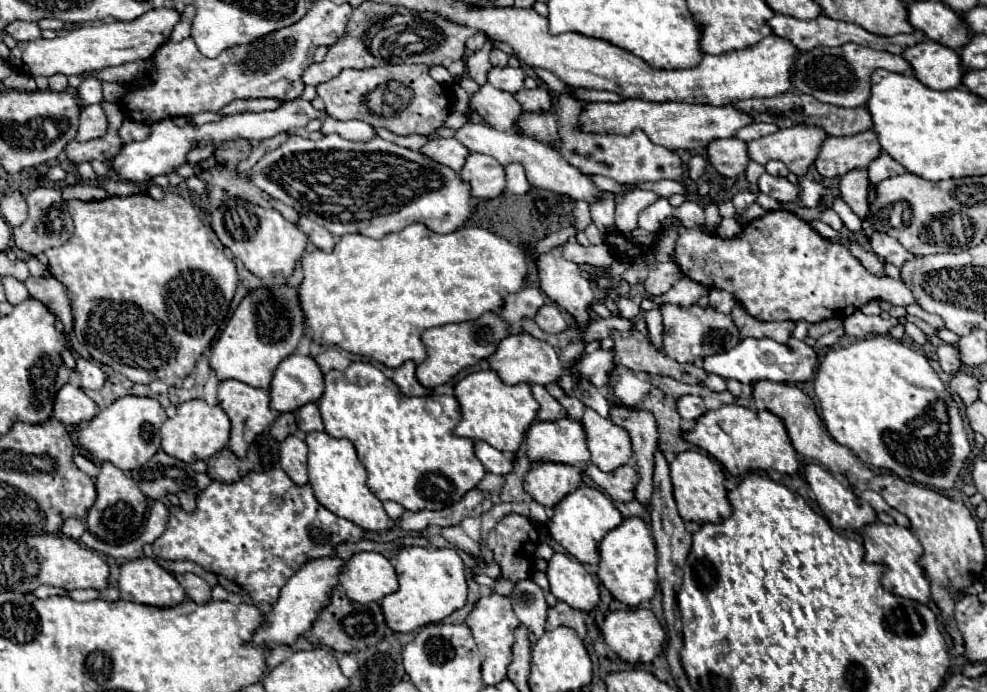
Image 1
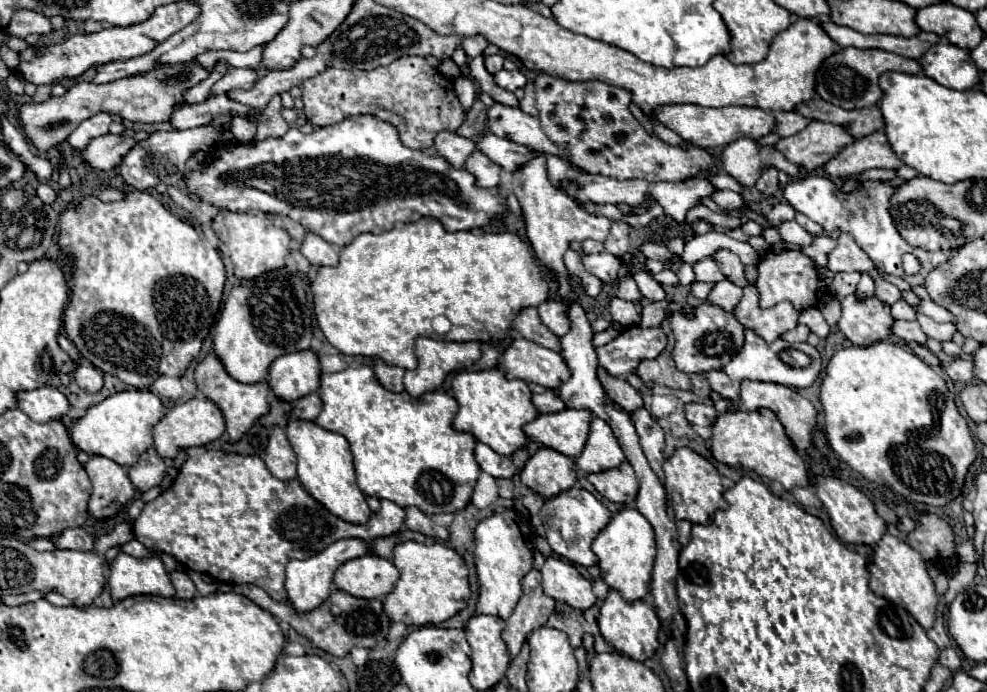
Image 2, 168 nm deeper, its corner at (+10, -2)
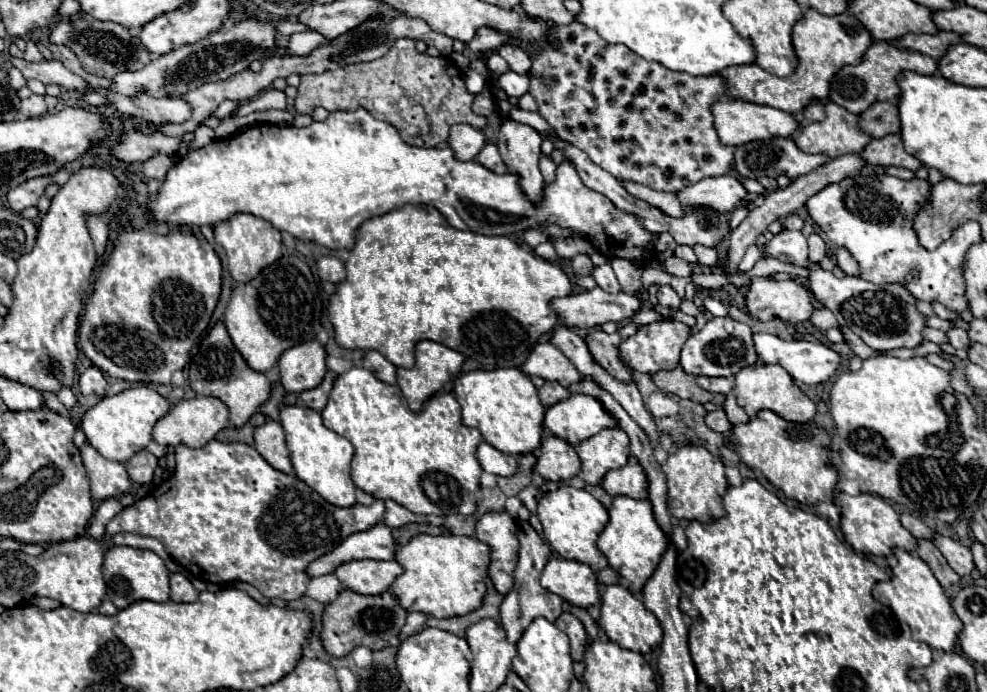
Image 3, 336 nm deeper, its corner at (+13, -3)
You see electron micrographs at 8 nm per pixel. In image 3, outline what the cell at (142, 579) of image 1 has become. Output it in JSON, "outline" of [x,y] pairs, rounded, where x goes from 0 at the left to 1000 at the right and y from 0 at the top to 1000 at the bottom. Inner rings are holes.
{"outline":[[[113,790],[105,802],[105,822],[103,822],[105,840],[109,845],[109,860],[113,871],[120,880],[128,880],[130,874],[138,868],[158,868],[166,871],[172,863],[172,845],[170,845],[170,822],[166,811],[150,793],[136,793],[136,790]]]}

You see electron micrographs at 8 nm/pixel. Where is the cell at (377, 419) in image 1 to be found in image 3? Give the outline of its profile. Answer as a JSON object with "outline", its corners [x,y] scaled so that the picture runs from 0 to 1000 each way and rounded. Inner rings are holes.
{"outline":[[[359,530],[338,551],[326,605],[332,620],[351,632],[361,649],[355,672],[359,701],[381,721],[397,721],[424,744],[478,744],[482,738],[482,712],[486,707],[488,686],[488,675],[482,663],[482,646],[488,637],[486,623],[468,614],[466,585],[458,568],[444,568],[436,574],[426,597],[413,594],[409,577],[401,568],[407,568],[403,556],[387,553],[369,530]]]}

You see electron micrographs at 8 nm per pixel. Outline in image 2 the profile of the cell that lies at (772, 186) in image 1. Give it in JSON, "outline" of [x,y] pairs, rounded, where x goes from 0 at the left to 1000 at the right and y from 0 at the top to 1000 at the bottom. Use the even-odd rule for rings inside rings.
{"outline":[[[820,254],[820,257],[814,257],[814,260],[805,260],[805,263],[799,263],[793,269],[793,286],[812,309],[816,309],[818,315],[822,315],[824,321],[832,324],[836,329],[836,335],[844,335],[846,329],[854,332],[854,335],[860,335],[864,338],[866,350],[874,358],[874,364],[887,379],[889,387],[901,393],[901,396],[907,396],[907,399],[913,399],[917,402],[917,393],[915,393],[915,370],[917,367],[925,367],[929,370],[929,376],[933,379],[933,390],[925,399],[919,396],[919,408],[921,410],[935,410],[935,402],[937,396],[945,387],[945,384],[951,384],[953,379],[961,376],[970,361],[951,361],[951,364],[937,364],[933,358],[925,358],[921,355],[911,338],[909,338],[909,329],[905,327],[905,318],[903,318],[903,309],[899,303],[899,289],[901,289],[901,280],[905,277],[903,269],[895,269],[895,266],[889,266],[889,263],[874,263],[874,269],[870,269],[868,275],[860,277],[860,280],[852,280],[850,272],[840,260],[840,257],[834,257],[834,254]]]}

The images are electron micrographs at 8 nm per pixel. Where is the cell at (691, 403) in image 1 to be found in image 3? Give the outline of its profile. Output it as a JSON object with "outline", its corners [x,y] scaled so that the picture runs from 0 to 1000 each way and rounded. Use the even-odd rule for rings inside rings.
{"outline":[[[725,591],[725,594],[717,597],[717,600],[715,600],[715,611],[717,611],[723,623],[734,626],[734,629],[740,626],[740,620],[742,620],[742,611],[740,611],[740,605],[736,603],[734,591]]]}

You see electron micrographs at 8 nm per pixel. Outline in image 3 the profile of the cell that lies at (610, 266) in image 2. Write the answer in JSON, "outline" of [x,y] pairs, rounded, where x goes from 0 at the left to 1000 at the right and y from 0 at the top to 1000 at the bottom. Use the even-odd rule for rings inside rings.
{"outline":[[[618,380],[606,383],[606,386],[602,389],[600,400],[604,403],[606,415],[612,418],[612,421],[616,421],[616,423],[628,423],[628,421],[630,421],[630,415],[628,415],[628,409],[626,409],[626,403],[624,403],[624,397],[622,397]]]}

